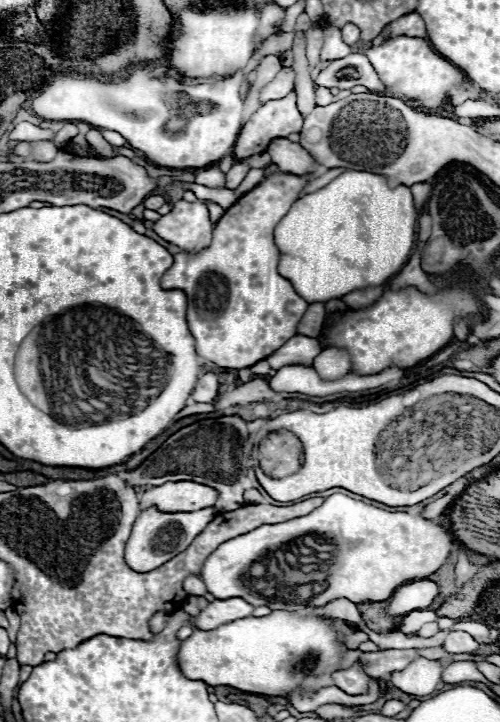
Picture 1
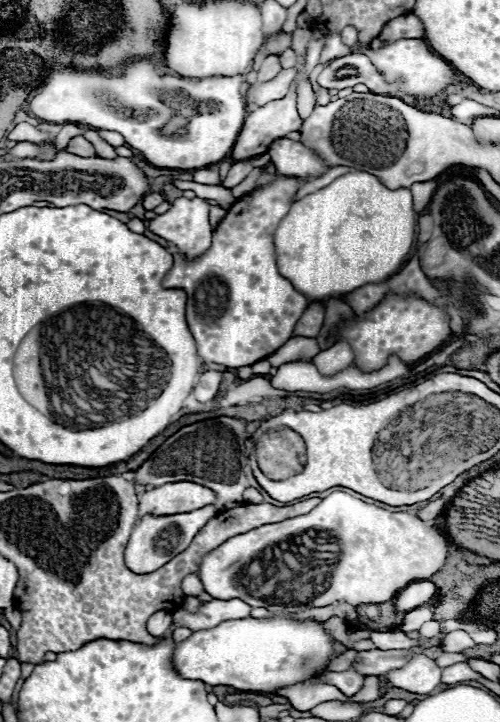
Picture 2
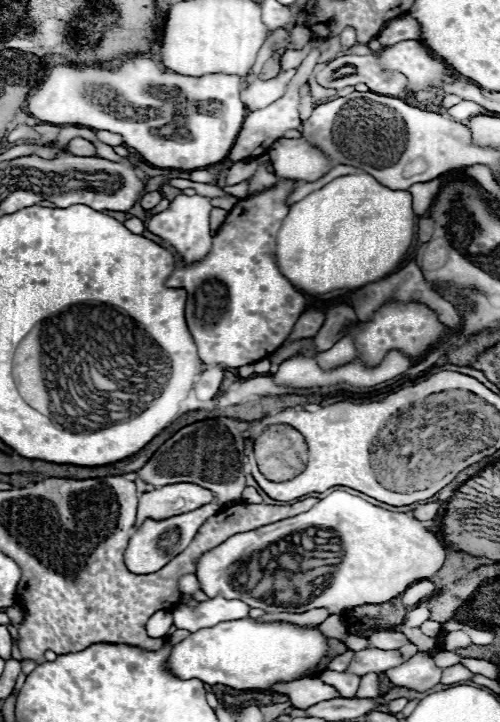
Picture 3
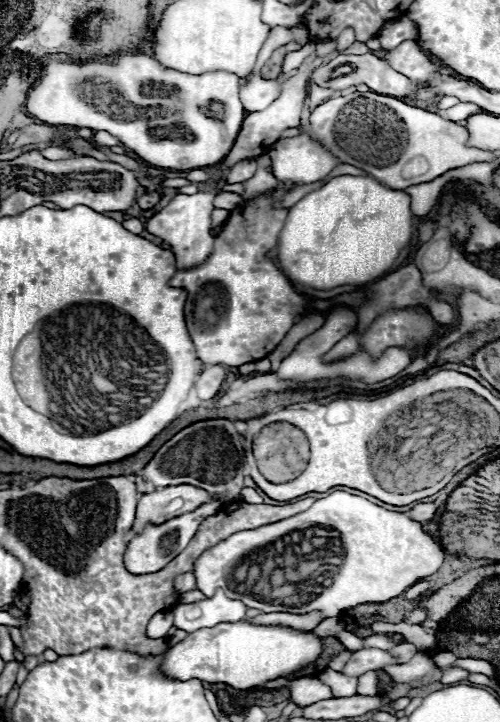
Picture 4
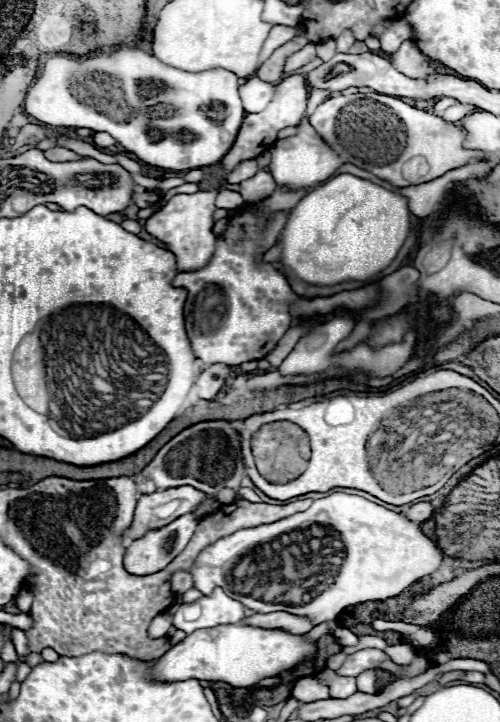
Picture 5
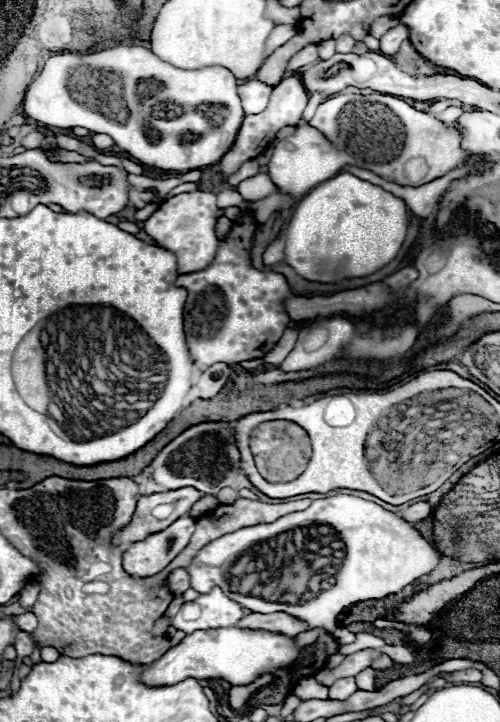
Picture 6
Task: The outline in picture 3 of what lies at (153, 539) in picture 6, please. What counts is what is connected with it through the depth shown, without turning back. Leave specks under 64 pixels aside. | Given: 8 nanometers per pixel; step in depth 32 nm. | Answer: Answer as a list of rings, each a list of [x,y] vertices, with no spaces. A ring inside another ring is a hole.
[[[216,502],[204,504],[200,508],[196,508],[194,512],[186,512],[170,518],[170,520],[162,520],[162,522],[154,522],[154,520],[146,520],[142,524],[140,530],[136,530],[130,538],[130,544],[124,552],[124,562],[126,568],[134,574],[152,574],[156,570],[160,570],[162,566],[166,566],[174,556],[178,556],[194,538],[194,534],[198,532],[198,528],[214,514],[218,514],[220,506]],[[180,534],[180,536],[178,536]]]

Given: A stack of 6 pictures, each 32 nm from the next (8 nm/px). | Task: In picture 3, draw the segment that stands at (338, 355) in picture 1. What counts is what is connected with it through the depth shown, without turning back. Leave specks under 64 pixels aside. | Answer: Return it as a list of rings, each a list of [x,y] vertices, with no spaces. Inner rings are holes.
[[[346,336],[339,340],[331,349],[322,352],[322,356],[318,356],[318,364],[322,368],[330,368],[330,366],[338,366],[344,364],[348,358],[356,357],[356,347],[351,337]]]

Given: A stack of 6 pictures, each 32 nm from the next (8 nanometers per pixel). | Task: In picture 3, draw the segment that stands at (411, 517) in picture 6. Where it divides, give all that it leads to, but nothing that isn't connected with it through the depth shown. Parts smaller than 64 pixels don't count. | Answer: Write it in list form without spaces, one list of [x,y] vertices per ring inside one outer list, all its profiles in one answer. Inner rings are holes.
[[[428,502],[428,504],[422,504],[422,506],[418,506],[414,512],[412,512],[412,516],[416,518],[416,520],[432,520],[432,518],[436,518],[436,514],[438,514],[438,510],[440,508],[434,508],[434,502]]]

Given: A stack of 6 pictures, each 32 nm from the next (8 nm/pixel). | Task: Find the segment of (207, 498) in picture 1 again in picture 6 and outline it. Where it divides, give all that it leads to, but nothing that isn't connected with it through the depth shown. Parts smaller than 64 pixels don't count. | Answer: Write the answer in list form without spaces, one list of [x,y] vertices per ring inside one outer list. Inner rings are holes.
[[[178,488],[170,492],[142,496],[130,524],[114,534],[112,544],[126,548],[128,544],[140,542],[150,534],[166,530],[174,520],[184,516],[200,498],[202,492],[194,488]]]

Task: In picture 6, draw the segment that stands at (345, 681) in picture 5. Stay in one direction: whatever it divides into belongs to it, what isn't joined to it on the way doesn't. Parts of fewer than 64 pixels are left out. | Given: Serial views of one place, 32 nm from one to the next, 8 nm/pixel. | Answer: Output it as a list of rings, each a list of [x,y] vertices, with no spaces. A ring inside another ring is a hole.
[[[354,678],[336,680],[336,682],[330,686],[330,698],[328,698],[328,700],[346,700],[346,698],[350,698],[350,694],[354,694],[356,690],[358,690],[358,688],[356,688]]]

